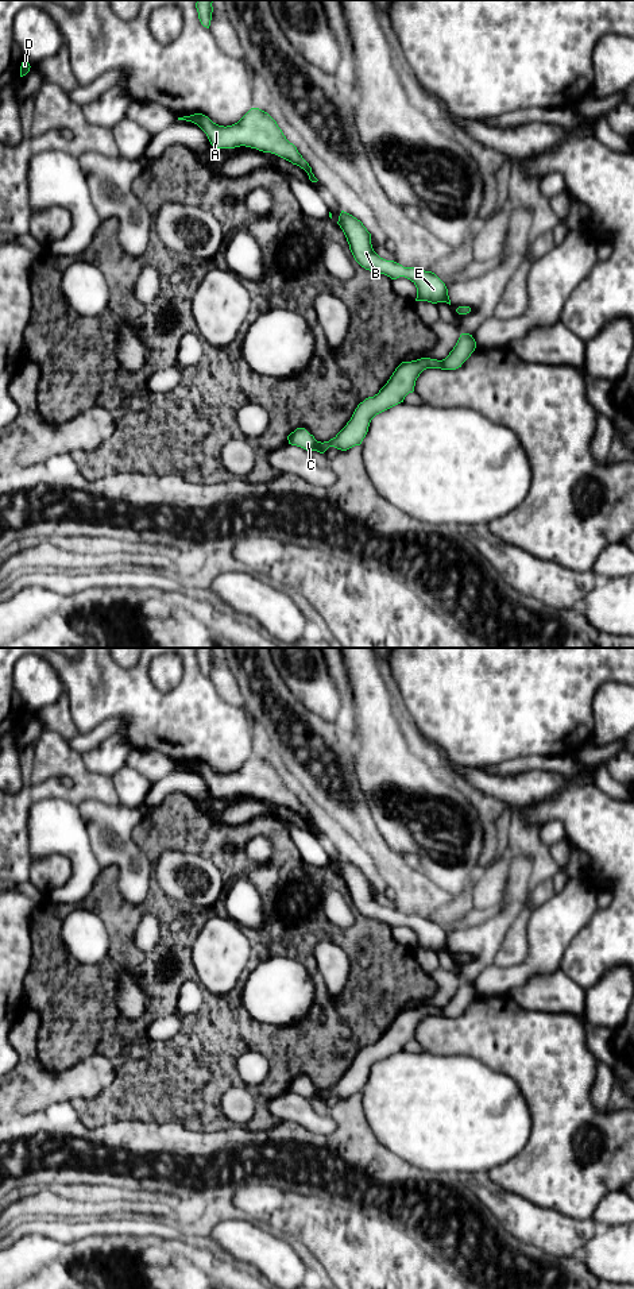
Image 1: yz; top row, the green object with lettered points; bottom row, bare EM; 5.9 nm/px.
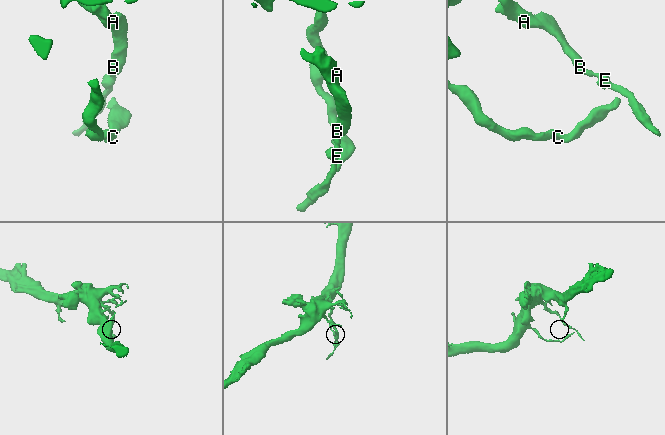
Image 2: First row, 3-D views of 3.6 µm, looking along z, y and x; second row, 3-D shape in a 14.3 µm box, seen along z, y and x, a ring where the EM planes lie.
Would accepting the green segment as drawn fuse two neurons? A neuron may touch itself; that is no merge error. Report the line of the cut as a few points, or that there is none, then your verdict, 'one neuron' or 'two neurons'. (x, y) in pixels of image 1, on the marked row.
cut none; one neuron

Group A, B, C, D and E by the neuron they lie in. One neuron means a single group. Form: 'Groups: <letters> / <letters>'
Groups: A B C D E

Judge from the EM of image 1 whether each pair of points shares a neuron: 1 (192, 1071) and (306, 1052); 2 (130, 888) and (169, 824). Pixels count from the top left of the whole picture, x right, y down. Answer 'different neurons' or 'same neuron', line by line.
1: same neuron
2: different neurons

